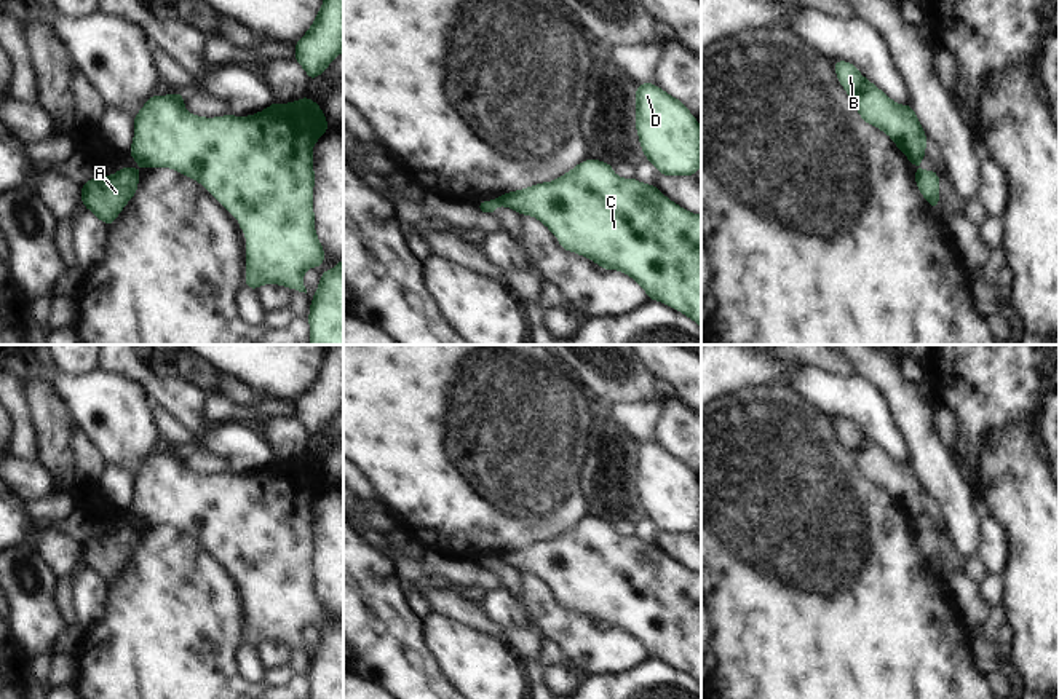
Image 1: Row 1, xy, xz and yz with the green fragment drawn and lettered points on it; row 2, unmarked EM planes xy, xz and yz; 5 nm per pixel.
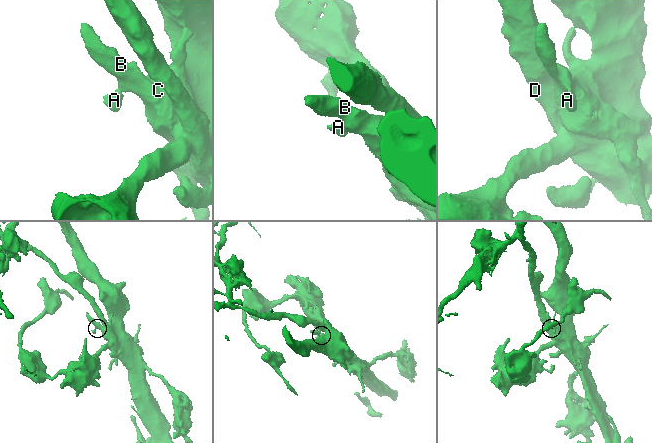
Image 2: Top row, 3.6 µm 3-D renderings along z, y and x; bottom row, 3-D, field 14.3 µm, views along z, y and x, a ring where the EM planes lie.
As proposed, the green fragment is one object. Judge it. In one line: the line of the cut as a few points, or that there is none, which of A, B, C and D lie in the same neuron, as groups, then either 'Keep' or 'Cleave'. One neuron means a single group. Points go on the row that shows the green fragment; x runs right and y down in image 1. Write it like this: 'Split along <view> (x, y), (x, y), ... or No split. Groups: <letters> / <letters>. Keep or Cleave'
Split along xz (497, 198), (500, 203). Groups: A / B C D. Cleave.

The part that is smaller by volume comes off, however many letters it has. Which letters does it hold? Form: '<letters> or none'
A

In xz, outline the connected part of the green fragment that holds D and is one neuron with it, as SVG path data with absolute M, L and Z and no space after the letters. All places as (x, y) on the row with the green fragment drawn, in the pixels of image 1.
M639 83L634 113L642 152L658 172L693 176L701 166L701 126L692 112L653 83Z

